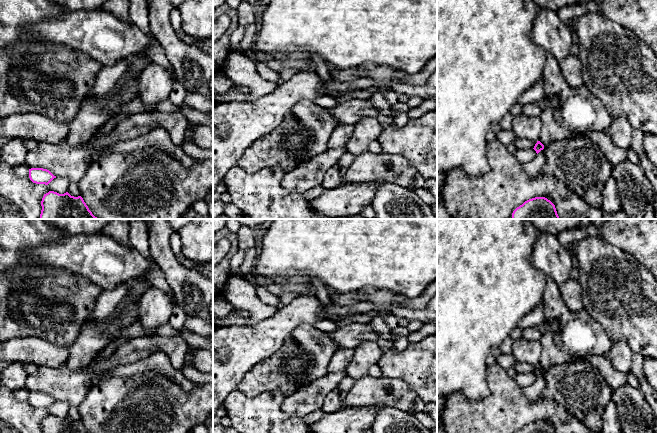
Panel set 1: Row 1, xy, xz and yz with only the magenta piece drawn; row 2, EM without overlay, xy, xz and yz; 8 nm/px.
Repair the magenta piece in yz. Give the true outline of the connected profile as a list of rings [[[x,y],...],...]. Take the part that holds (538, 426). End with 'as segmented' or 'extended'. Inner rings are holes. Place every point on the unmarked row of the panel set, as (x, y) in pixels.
[[[535,421],[525,425],[516,433],[556,433],[555,429],[545,421]]]; as segmented

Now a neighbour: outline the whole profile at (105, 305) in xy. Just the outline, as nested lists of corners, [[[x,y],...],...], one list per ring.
[[[126,282],[121,283],[113,290],[102,290],[88,319],[102,322],[107,317],[113,316],[116,306],[126,297],[126,295]]]

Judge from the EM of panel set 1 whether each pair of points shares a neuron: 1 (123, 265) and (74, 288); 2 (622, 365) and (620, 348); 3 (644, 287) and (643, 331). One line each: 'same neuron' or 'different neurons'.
1: different neurons
2: same neuron
3: same neuron

